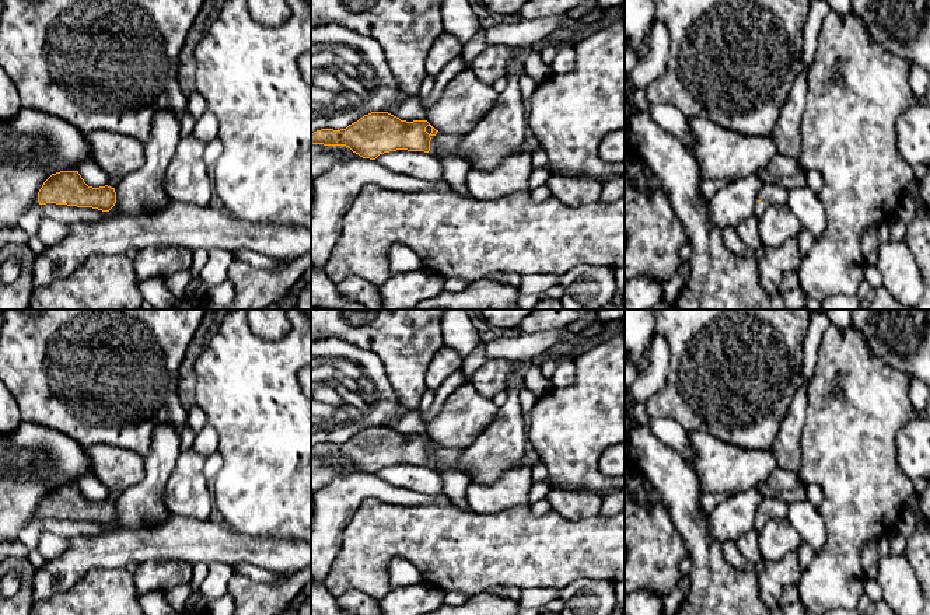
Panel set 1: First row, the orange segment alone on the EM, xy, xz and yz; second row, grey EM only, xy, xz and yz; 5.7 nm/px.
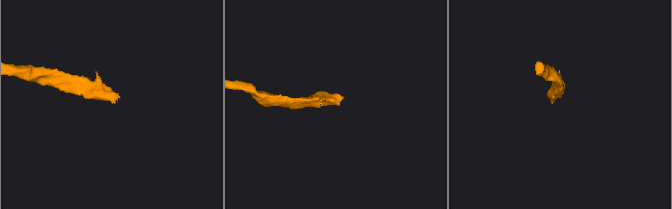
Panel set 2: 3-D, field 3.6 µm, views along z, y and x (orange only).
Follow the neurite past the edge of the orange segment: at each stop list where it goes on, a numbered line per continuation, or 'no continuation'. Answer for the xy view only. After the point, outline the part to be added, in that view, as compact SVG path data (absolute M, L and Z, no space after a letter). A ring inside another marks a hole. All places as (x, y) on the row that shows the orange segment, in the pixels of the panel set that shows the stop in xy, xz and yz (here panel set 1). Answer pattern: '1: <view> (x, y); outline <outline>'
no continuation

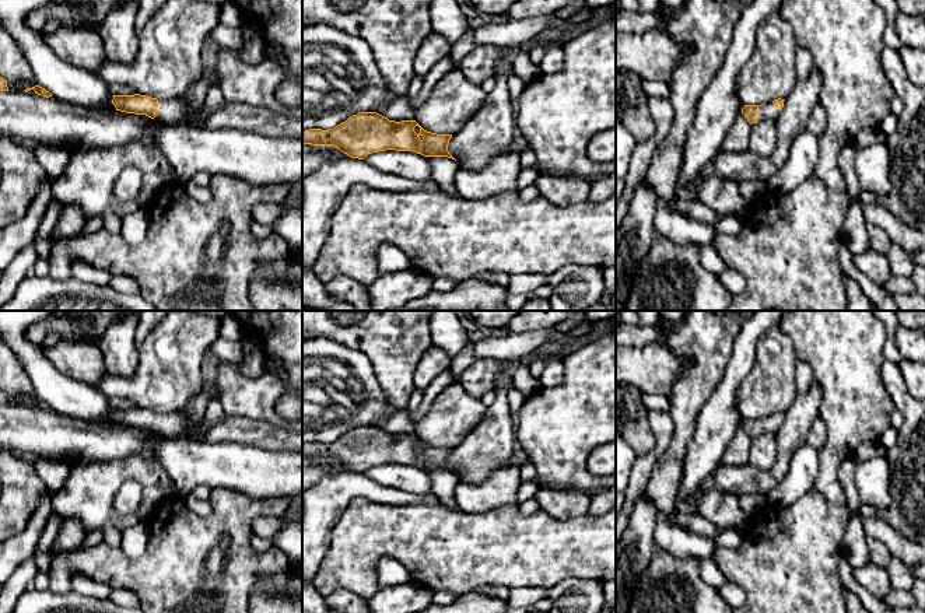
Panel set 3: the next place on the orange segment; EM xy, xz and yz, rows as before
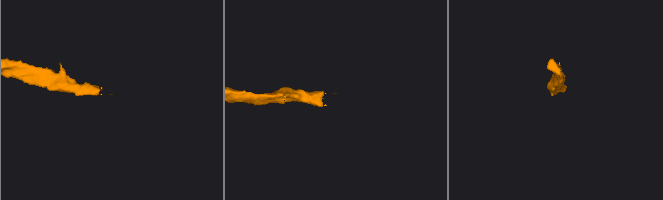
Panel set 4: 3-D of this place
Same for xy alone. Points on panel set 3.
1: xy (239, 116); outline M161 99L155 119L167 125L202 125L211 130L238 130L270 139L302 139L302 119L276 113L267 108L225 101L210 109L206 102L200 109L188 109L178 99Z

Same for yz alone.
1: yz (767, 111); outline M765 102L763 106L758 105L758 113L757 113L757 122L771 119L777 120L777 118L781 115L781 109L774 106L774 102Z

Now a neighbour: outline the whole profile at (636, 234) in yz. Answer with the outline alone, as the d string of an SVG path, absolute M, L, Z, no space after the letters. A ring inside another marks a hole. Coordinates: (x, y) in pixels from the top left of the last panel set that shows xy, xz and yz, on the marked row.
M642 179L631 196L623 223L616 230L616 311L626 311L635 269L656 238L654 218L658 200Z

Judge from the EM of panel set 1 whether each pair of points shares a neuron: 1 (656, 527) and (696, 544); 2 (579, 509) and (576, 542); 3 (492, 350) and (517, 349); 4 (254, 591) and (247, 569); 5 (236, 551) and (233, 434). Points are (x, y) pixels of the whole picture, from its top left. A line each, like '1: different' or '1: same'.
1: different
2: different
3: same
4: different
5: different

